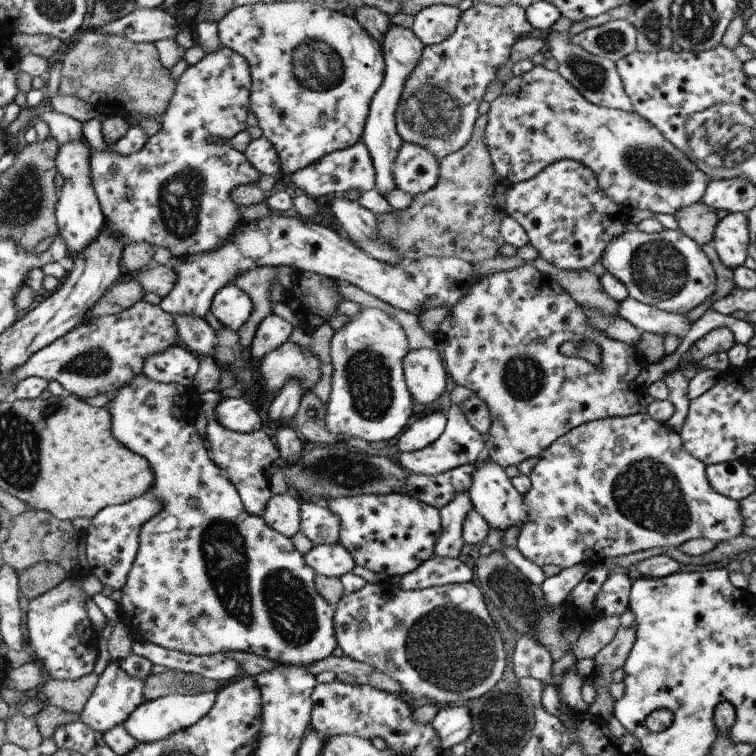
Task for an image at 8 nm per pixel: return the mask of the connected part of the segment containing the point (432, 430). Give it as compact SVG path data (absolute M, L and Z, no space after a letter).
M430 413L417 417L400 436L397 445L400 453L409 453L430 446L444 431L447 417L440 413Z

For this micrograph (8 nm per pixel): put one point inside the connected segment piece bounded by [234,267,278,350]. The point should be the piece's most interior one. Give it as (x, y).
(256, 282)

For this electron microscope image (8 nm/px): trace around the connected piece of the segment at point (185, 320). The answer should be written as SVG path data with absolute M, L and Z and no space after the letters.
M174 313L172 316L180 344L196 356L213 356L215 330L208 325L204 317L178 313Z

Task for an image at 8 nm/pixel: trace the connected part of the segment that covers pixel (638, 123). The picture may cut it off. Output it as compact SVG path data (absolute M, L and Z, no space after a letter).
M542 65L532 68L532 70L522 73L519 76L514 76L511 80L505 82L503 91L494 101L490 103L489 111L486 114L487 125L485 126L485 143L487 144L491 161L493 162L495 171L498 176L502 177L509 184L521 183L531 178L534 178L541 170L544 170L552 163L561 161L562 159L572 159L586 165L595 174L599 189L605 195L613 199L615 203L628 207L630 210L634 208L648 209L652 212L664 214L676 214L681 208L690 206L702 200L706 187L710 181L707 174L698 168L696 161L691 161L689 156L684 154L684 151L679 151L676 145L673 145L669 140L663 137L662 131L656 129L655 126L641 117L636 111L626 112L620 109L606 108L600 105L588 102L558 71L549 71Z

